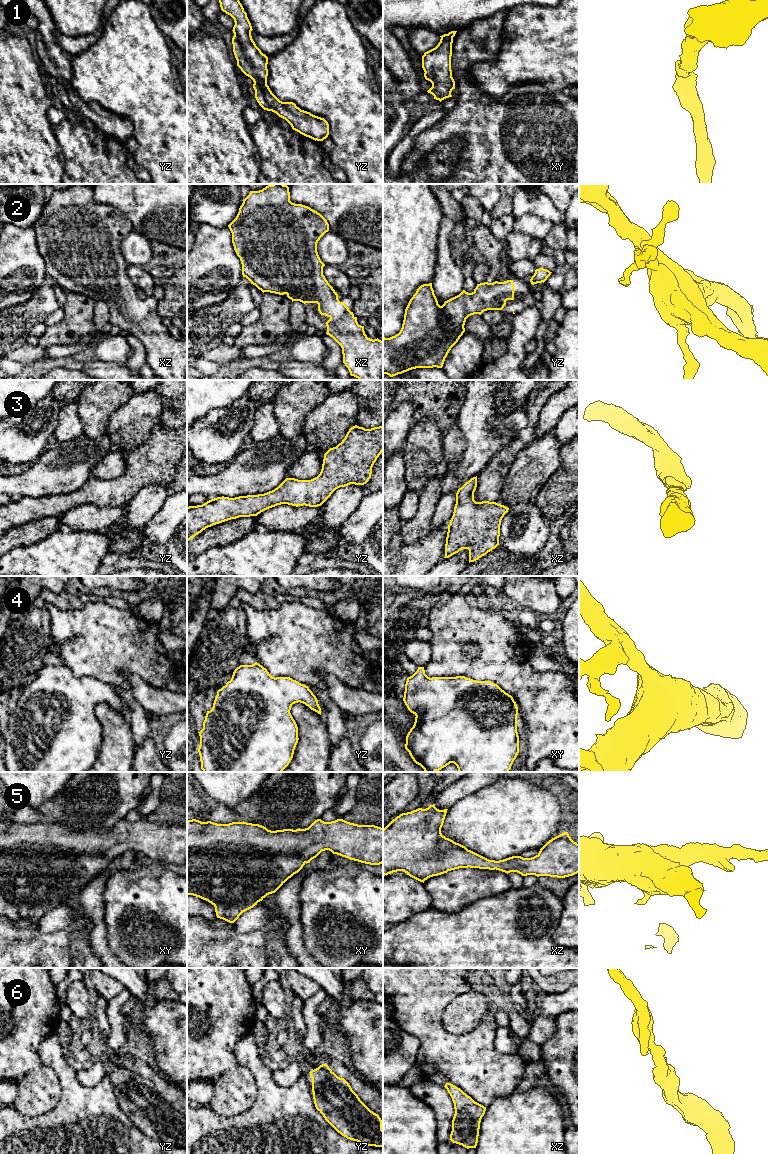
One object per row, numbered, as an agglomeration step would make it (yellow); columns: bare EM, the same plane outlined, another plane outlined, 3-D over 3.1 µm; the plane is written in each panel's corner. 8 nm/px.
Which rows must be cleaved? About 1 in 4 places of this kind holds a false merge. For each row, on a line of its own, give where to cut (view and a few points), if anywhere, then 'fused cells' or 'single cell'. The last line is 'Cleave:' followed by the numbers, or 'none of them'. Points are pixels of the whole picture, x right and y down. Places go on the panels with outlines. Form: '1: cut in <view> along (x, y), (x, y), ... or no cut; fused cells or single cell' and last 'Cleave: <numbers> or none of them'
1: no cut; single cell
2: no cut; single cell
3: no cut; single cell
4: no cut; single cell
5: no cut; single cell
6: no cut; single cell
Cleave: none of them

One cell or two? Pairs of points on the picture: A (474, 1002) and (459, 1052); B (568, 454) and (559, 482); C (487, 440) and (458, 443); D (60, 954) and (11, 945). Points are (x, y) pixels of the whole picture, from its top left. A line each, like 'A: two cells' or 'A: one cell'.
A: two cells
B: one cell
C: two cells
D: one cell

